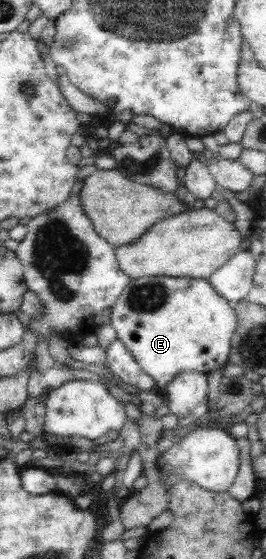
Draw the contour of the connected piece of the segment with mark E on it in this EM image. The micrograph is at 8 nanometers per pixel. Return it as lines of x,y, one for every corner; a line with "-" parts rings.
154,276
131,279
112,308
111,325
116,330
117,340
128,349
139,369
153,380
161,393
172,379
180,377
180,373
208,374
228,362
237,316
234,305
216,293
208,278

